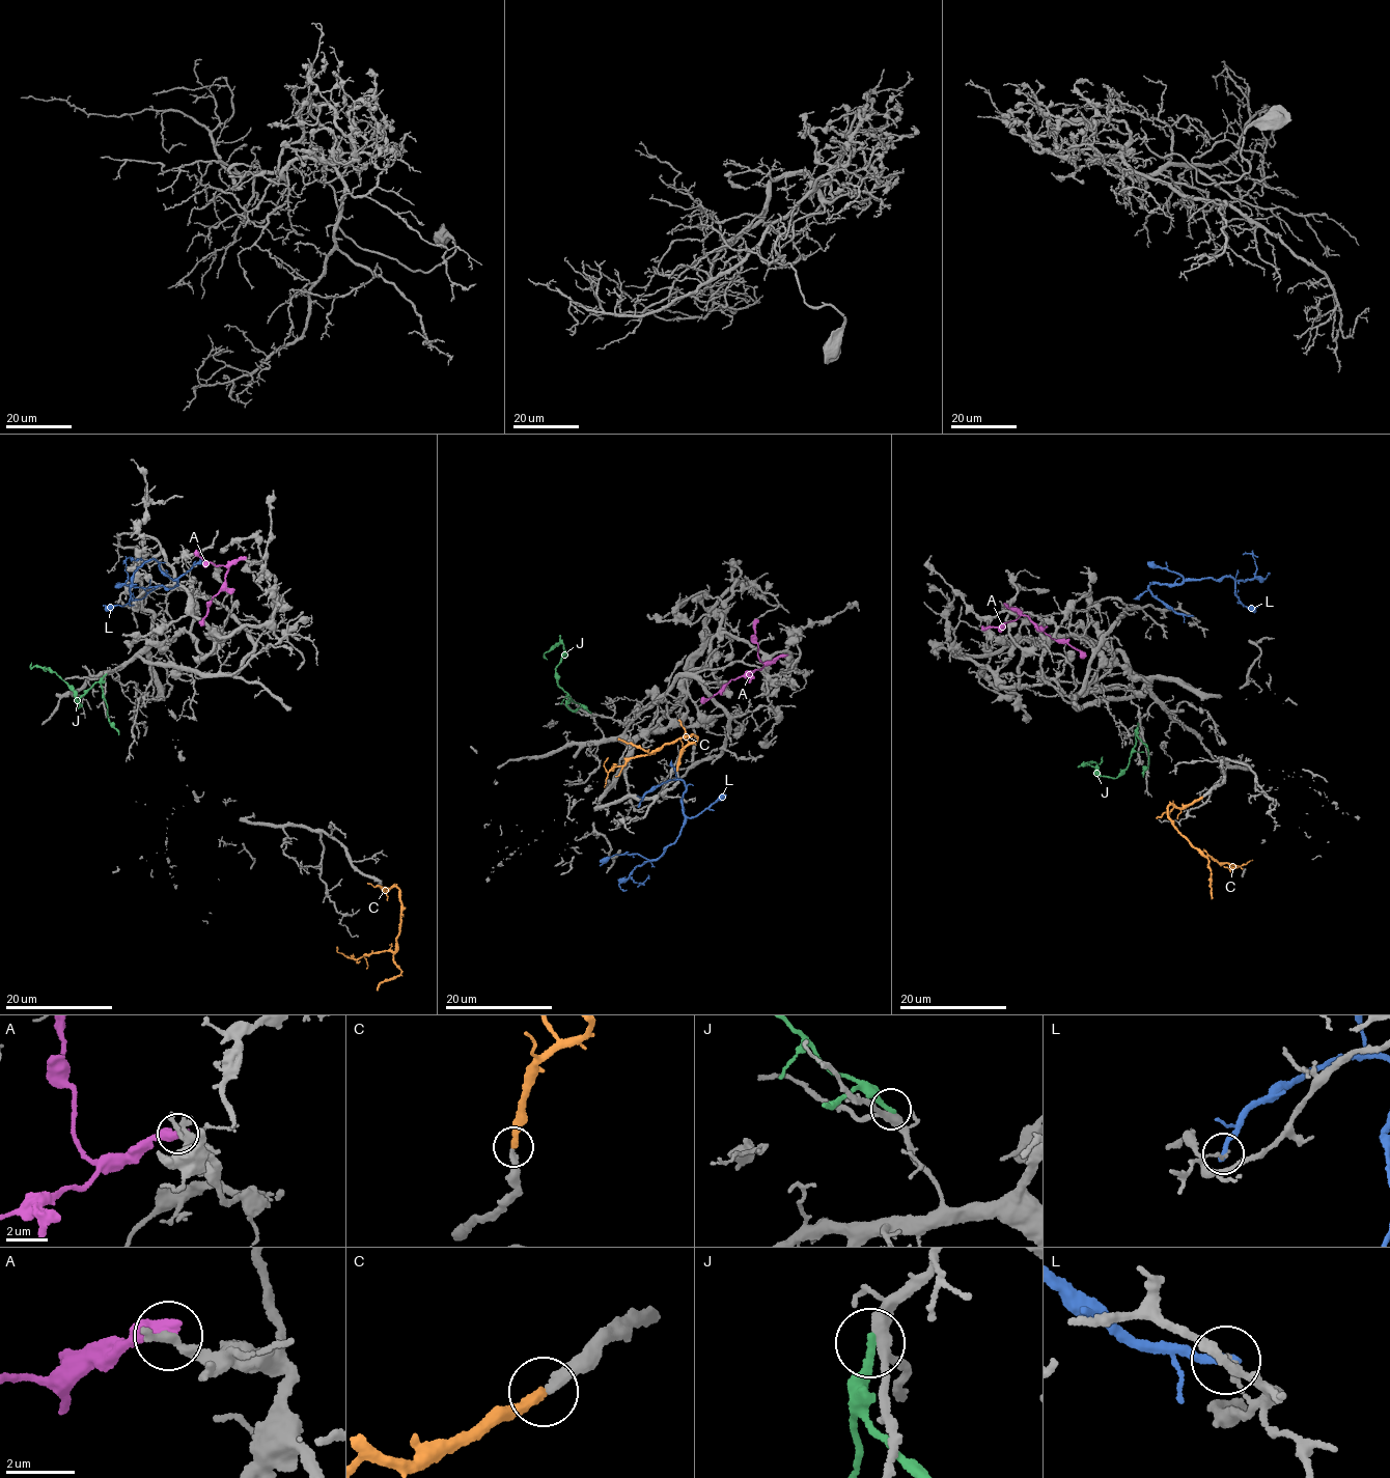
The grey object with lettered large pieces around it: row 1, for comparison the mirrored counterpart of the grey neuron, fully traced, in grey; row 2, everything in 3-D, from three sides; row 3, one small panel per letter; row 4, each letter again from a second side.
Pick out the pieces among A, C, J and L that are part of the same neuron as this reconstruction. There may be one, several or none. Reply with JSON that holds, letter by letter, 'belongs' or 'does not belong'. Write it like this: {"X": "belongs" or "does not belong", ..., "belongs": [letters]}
{"A": "does not belong", "C": "belongs", "J": "does not belong", "L": "does not belong", "belongs": ["C"]}

